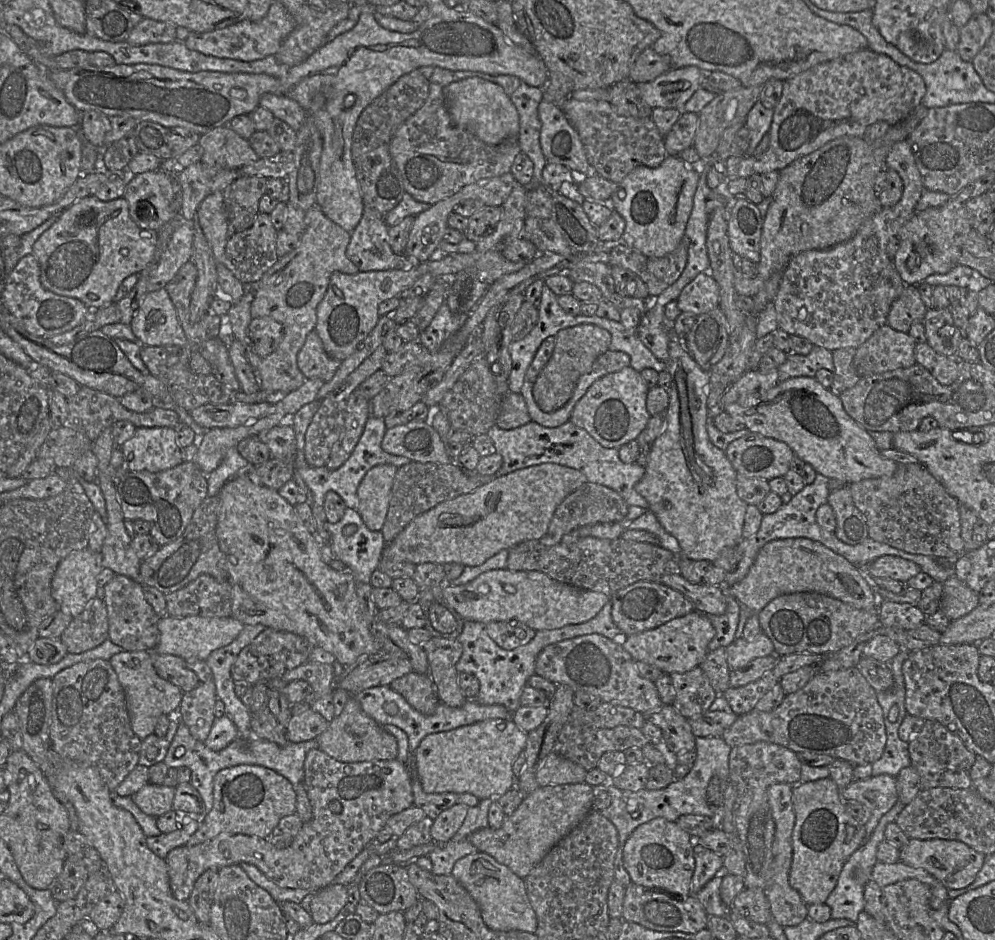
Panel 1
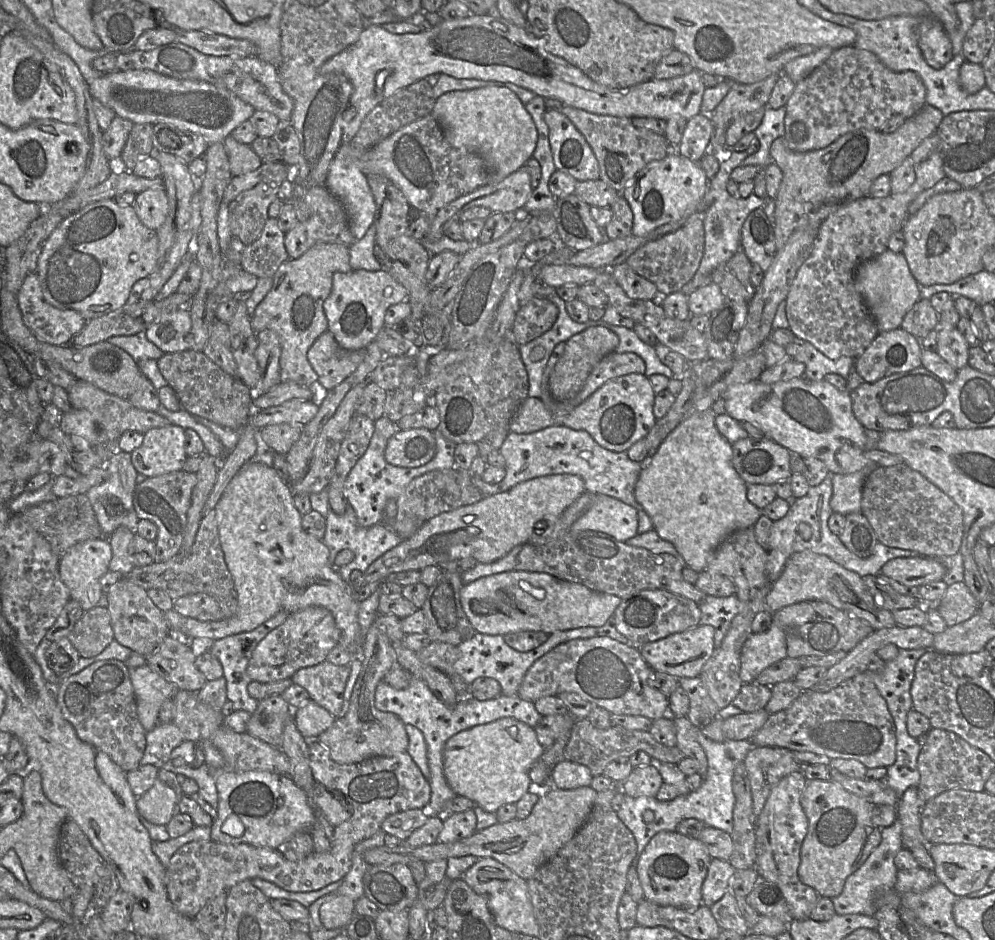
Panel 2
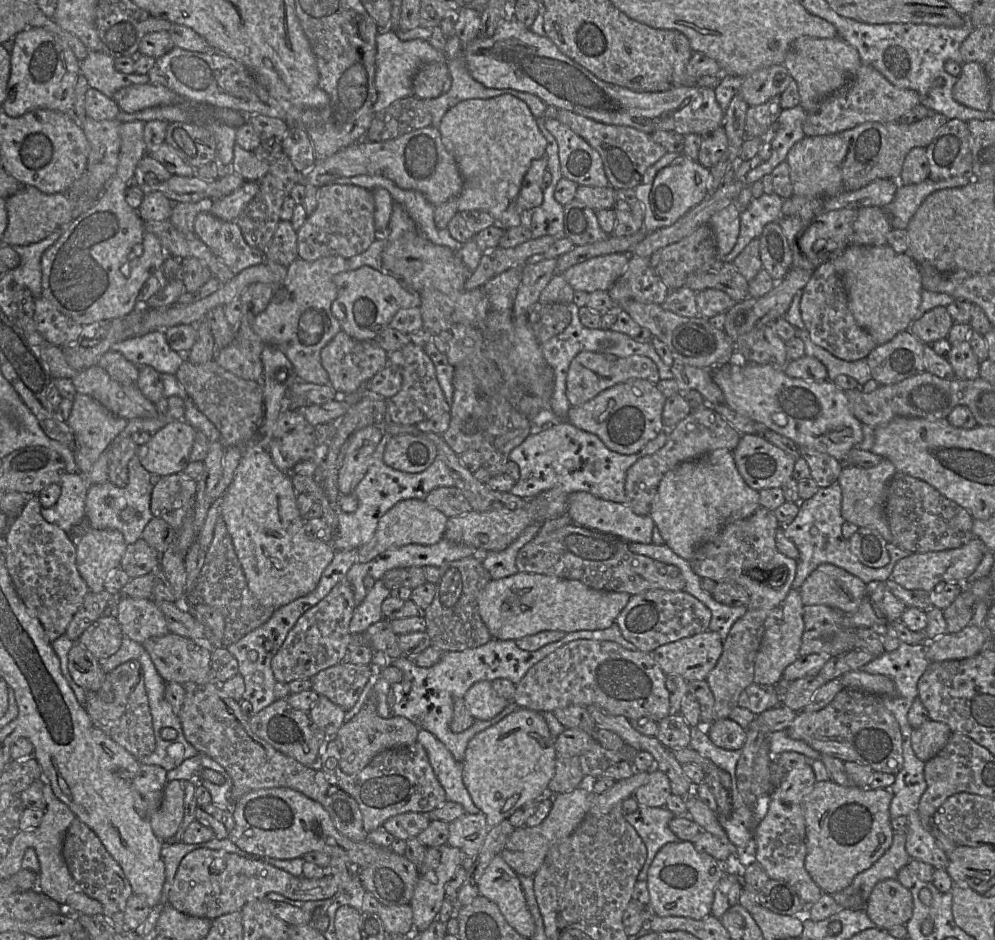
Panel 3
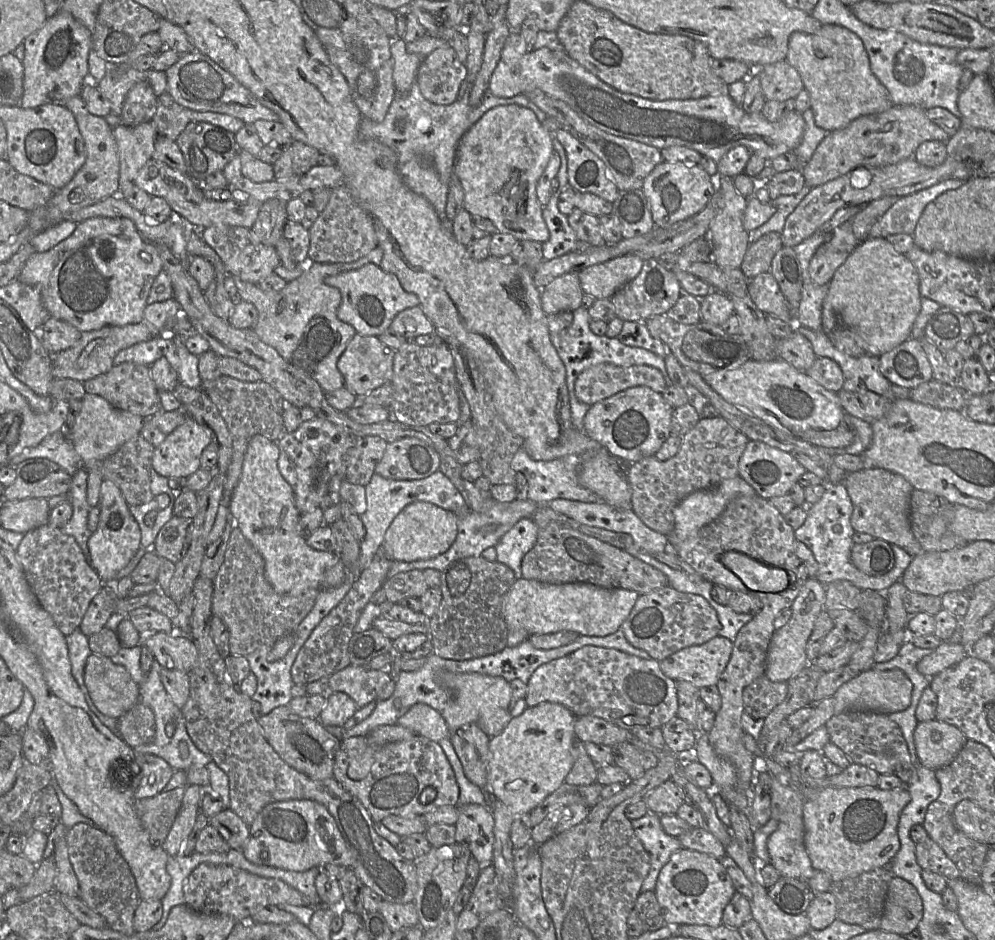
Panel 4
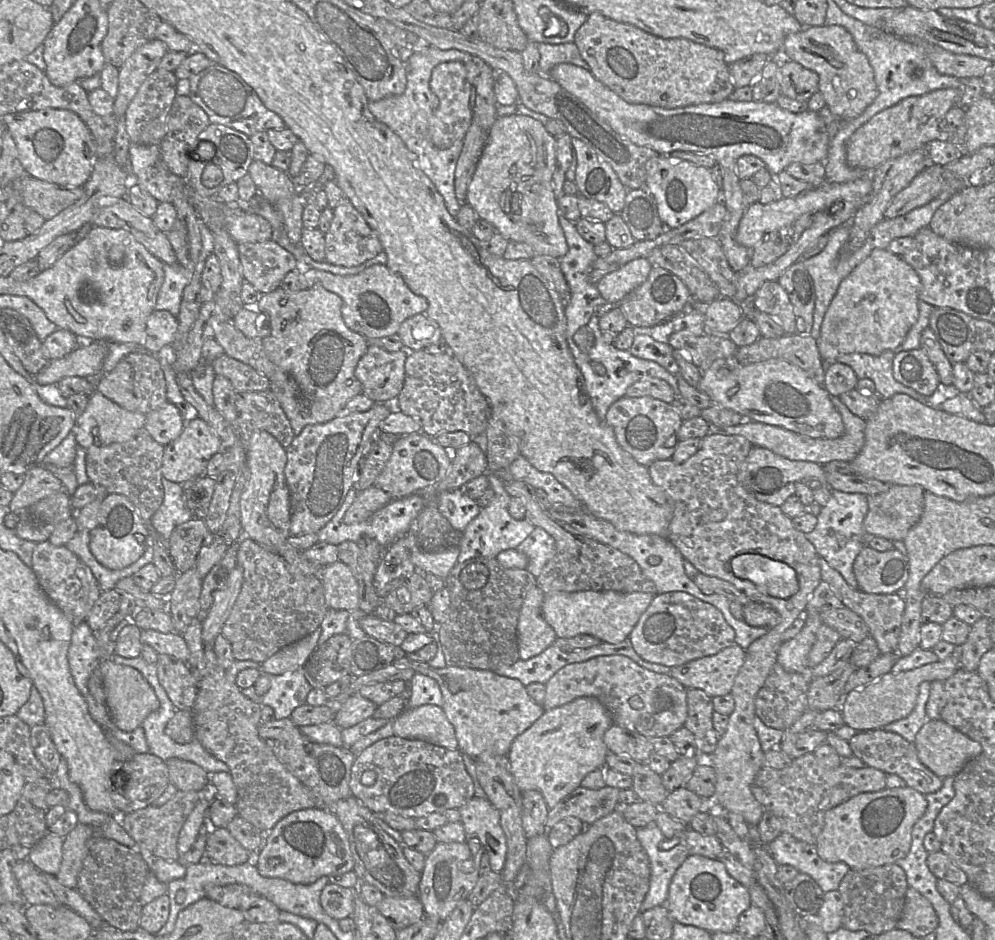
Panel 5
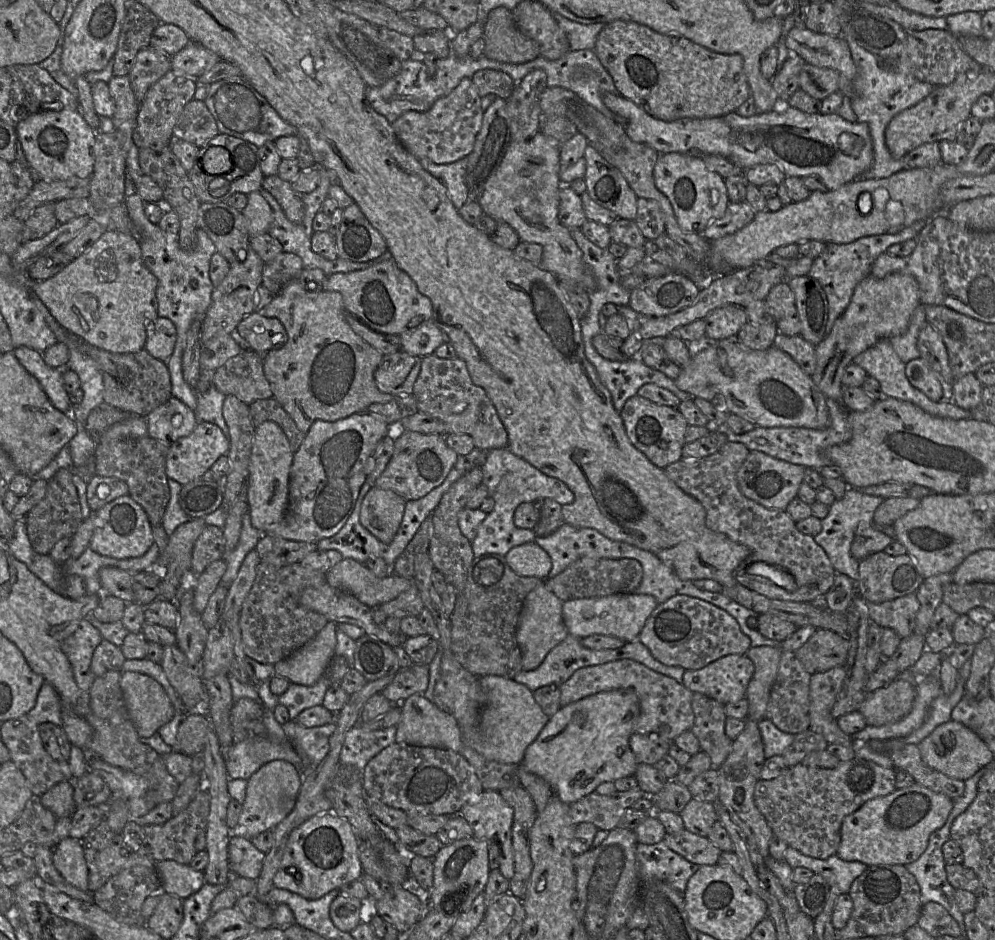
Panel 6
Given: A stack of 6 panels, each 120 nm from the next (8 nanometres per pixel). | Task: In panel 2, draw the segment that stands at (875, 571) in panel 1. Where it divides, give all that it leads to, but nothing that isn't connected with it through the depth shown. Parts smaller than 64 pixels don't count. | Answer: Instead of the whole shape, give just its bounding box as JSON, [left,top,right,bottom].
[880,556,946,587]

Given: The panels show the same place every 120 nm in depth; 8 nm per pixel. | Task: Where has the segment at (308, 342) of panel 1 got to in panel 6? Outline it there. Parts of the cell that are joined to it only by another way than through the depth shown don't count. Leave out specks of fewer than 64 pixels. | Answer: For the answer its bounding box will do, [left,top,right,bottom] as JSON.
[374,350,422,397]

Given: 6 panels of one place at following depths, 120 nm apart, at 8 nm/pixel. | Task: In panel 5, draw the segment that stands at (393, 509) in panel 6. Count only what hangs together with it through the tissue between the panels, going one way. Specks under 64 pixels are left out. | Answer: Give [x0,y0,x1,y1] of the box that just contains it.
[343,485,394,524]

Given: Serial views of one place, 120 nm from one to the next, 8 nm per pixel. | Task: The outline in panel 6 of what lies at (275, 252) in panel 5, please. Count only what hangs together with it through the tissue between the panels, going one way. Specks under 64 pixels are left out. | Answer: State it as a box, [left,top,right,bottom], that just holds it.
[261,252,302,295]

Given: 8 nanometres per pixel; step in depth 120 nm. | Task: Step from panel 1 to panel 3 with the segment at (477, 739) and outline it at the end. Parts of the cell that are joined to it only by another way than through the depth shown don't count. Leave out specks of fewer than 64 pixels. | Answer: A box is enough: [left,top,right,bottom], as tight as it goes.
[461,707,556,829]

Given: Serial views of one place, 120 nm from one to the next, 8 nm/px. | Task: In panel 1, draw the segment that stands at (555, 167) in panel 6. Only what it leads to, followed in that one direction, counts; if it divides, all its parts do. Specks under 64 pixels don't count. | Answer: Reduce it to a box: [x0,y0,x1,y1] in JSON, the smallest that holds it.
[444,77,520,145]

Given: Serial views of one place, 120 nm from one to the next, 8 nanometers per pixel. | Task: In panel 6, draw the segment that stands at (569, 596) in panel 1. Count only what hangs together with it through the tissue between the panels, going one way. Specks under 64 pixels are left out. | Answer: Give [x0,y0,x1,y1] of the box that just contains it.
[562,594,658,641]

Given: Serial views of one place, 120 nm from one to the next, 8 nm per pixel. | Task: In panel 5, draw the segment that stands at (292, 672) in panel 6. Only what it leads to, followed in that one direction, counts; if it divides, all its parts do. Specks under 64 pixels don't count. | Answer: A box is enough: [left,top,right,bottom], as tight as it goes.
[261,627,321,675]

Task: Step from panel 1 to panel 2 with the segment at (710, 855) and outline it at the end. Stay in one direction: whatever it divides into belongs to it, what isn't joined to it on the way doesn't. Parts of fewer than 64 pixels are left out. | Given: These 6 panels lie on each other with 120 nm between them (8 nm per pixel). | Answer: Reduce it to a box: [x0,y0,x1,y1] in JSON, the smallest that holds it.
[701,858,735,907]

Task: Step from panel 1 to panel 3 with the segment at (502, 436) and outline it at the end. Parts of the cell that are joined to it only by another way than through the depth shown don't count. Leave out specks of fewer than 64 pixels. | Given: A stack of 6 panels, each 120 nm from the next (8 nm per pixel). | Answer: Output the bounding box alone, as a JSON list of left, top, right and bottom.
[509,421,639,503]

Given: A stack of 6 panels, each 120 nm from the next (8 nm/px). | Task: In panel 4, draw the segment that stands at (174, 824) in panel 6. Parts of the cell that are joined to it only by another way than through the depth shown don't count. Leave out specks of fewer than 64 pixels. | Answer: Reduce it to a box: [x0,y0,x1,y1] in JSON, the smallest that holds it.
[135,787,185,847]

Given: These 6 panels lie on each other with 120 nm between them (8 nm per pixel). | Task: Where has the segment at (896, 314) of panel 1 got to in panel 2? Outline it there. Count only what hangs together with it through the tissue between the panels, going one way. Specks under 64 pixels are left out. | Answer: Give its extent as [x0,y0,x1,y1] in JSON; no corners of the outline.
[900,298,939,339]

